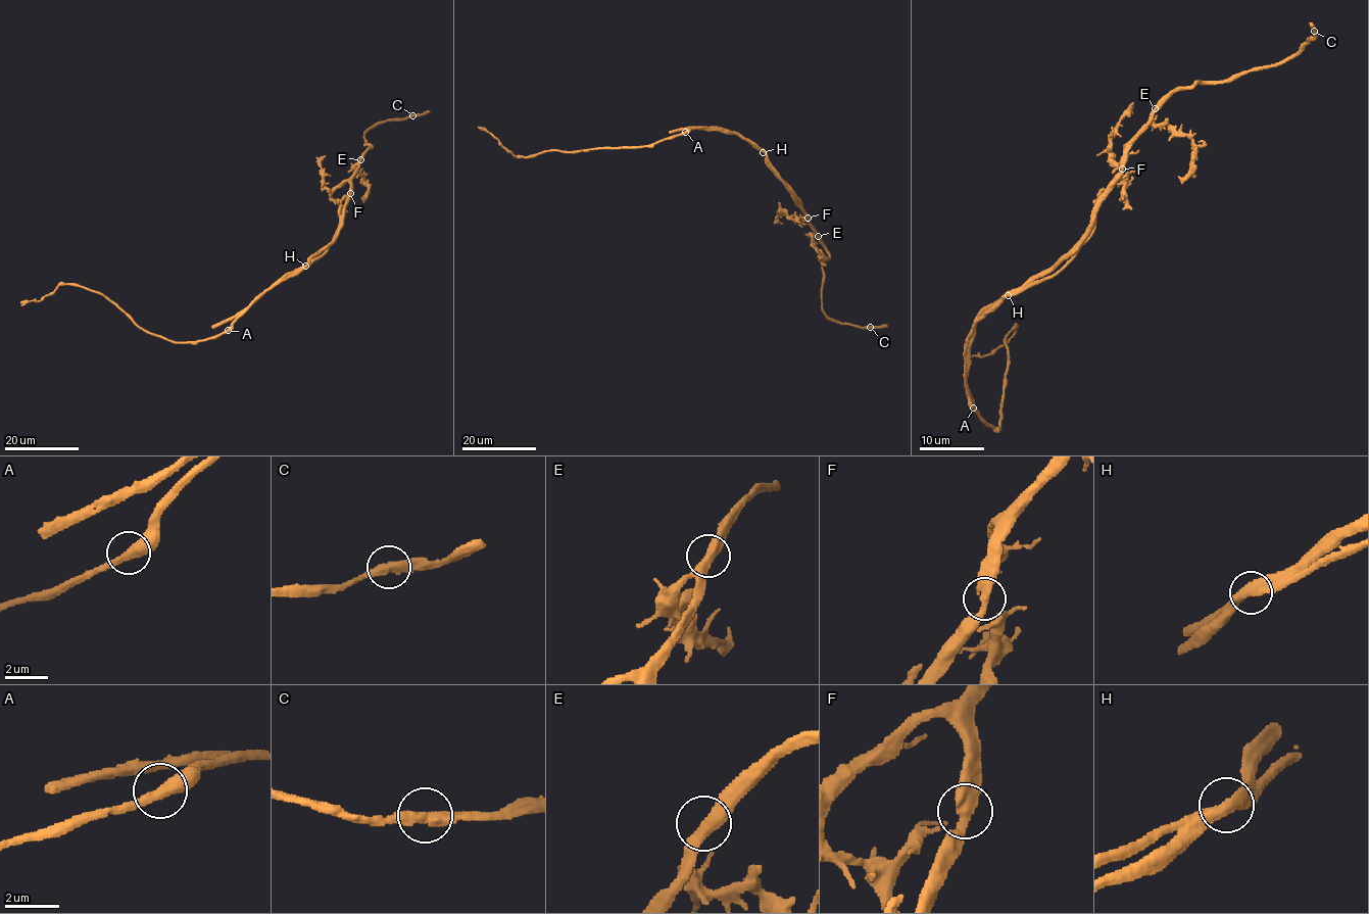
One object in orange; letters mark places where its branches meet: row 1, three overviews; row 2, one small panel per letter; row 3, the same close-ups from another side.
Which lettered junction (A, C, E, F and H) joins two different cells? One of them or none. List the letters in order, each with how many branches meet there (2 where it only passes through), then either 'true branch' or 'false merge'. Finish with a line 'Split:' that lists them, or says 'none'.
A: branches 2; true branch
C: branches 2; true branch
E: branches 2; true branch
F: branches 2; true branch
H: branches 2; false merge
Split: H

